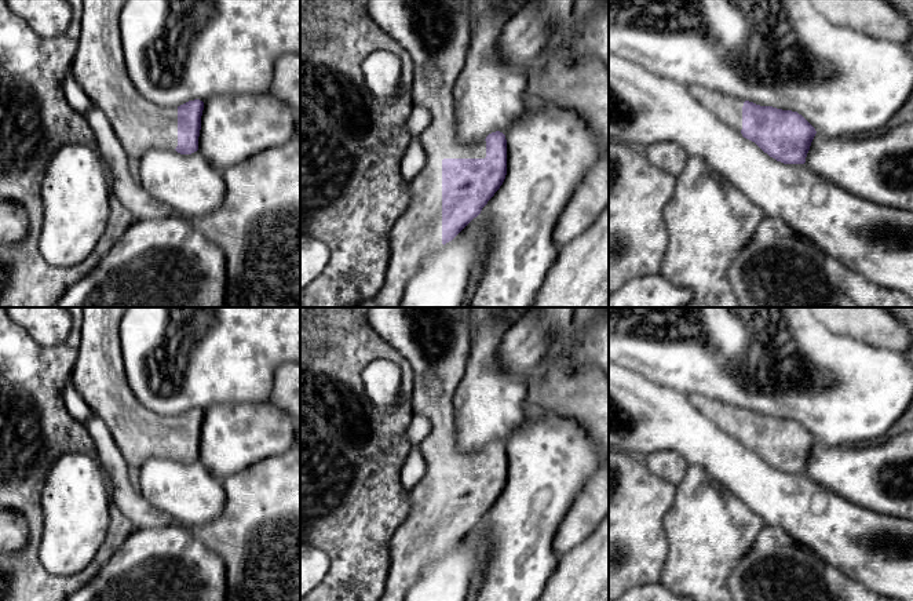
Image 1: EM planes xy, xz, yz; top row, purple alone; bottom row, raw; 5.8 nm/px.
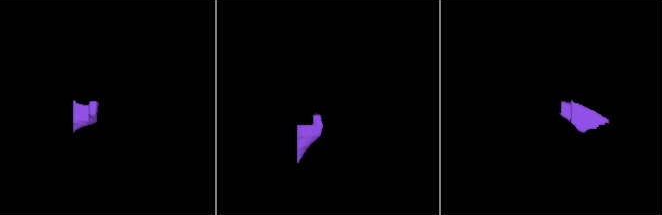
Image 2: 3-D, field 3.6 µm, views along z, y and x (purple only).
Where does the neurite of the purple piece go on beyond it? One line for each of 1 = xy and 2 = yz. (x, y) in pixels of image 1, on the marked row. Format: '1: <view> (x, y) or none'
1: xy (99, 68)
2: yz (729, 109)

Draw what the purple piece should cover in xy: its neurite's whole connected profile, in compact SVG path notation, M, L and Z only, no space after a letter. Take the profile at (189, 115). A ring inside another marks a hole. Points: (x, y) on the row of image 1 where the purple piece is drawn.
M83 0L80 41L72 73L92 105L101 109L128 157L140 159L153 147L175 149L180 154L198 150L204 102L189 101L180 106L162 108L143 98L127 73L118 18L127 0Z

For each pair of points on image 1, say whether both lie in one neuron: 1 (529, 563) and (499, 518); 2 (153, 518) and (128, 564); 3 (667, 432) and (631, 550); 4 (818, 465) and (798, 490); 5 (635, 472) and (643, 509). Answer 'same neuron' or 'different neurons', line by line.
1: same neuron
2: different neurons
3: different neurons
4: different neurons
5: same neuron

